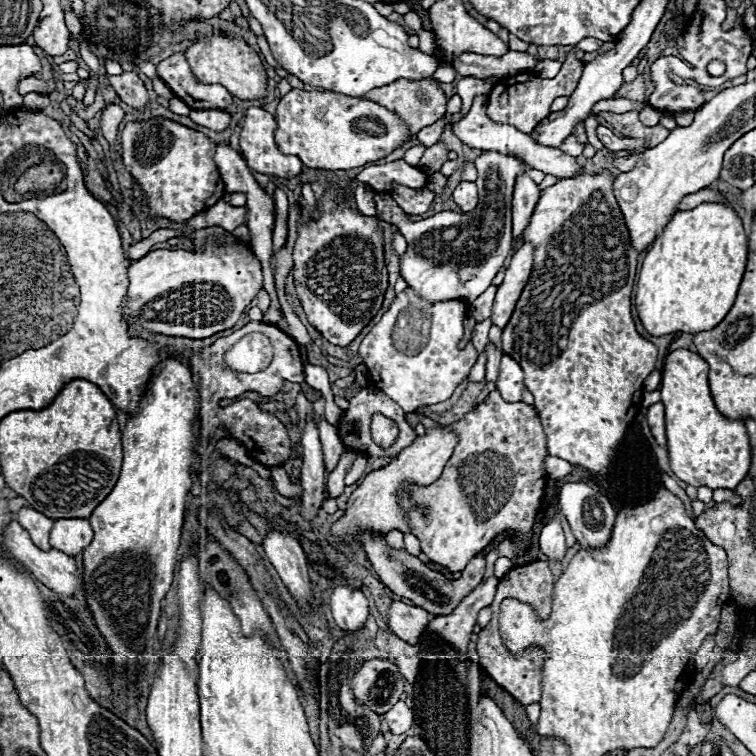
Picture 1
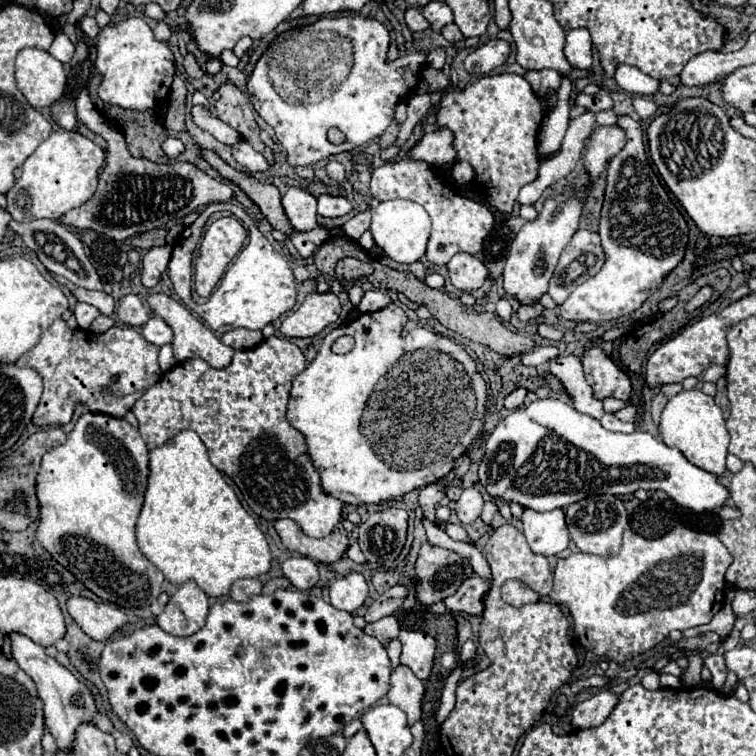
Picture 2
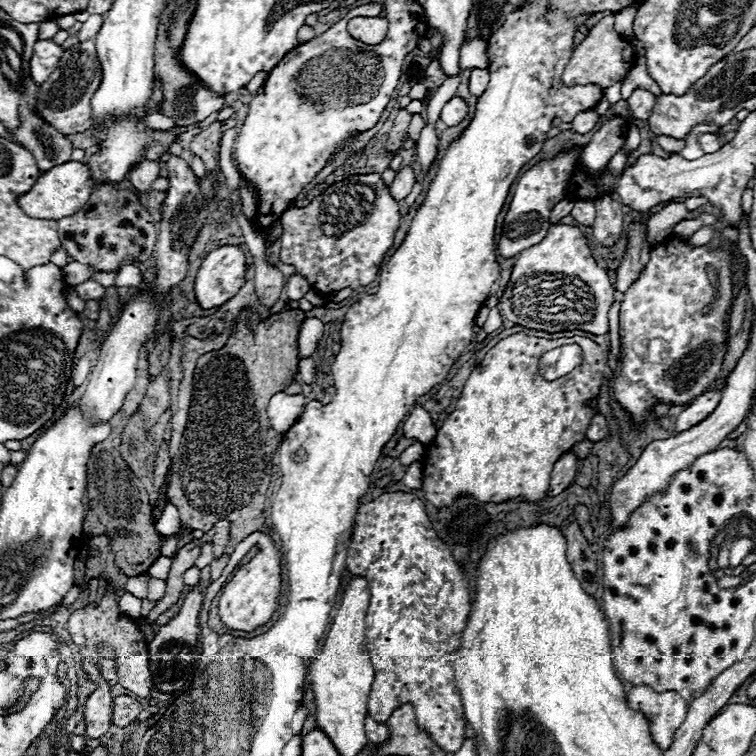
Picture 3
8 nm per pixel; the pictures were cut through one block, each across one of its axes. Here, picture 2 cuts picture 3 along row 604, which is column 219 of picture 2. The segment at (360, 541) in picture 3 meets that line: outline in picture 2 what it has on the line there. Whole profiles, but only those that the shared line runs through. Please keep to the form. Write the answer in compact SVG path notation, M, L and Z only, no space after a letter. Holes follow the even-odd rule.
M270 336L254 348L236 350L230 366L226 368L212 368L202 358L192 358L176 364L174 370L164 372L162 378L150 390L146 390L140 400L136 400L132 412L138 418L140 434L150 450L162 446L182 430L194 430L208 448L210 462L236 482L246 504L258 516L270 522L278 518L292 518L300 524L300 528L304 528L304 534L312 538L328 536L328 532L332 532L334 526L342 520L344 502L324 492L320 476L312 464L312 458L308 456L304 434L292 428L286 418L292 378L304 372L304 368L306 358L296 344L278 336Z

